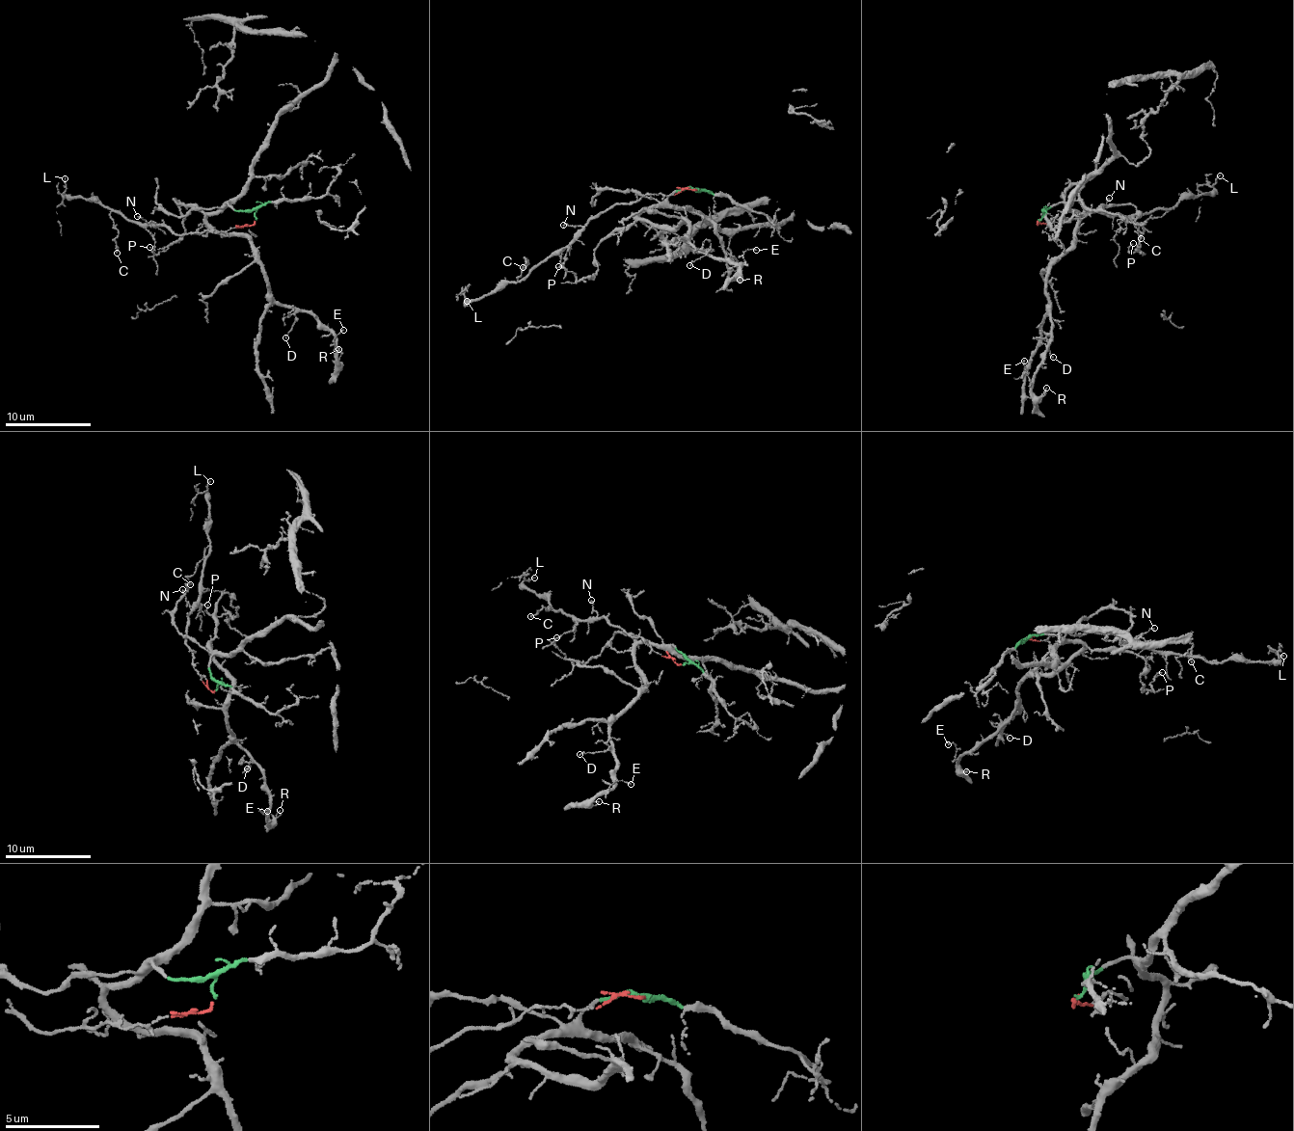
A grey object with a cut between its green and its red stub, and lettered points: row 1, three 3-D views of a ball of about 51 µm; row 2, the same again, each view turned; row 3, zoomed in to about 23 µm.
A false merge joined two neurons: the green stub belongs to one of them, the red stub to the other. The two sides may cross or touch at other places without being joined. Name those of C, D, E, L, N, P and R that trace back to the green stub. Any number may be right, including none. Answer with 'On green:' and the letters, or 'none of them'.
On green: D, E, P, R

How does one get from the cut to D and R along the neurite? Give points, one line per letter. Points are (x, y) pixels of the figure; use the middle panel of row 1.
D: (696, 190), (677, 189), (637, 216), (672, 228), (686, 221), (689, 226), (687, 237), (708, 253), (689, 266)
R: (696, 190), (677, 189), (637, 216), (672, 228), (686, 221), (687, 237), (698, 252), (742, 262), (740, 281)

